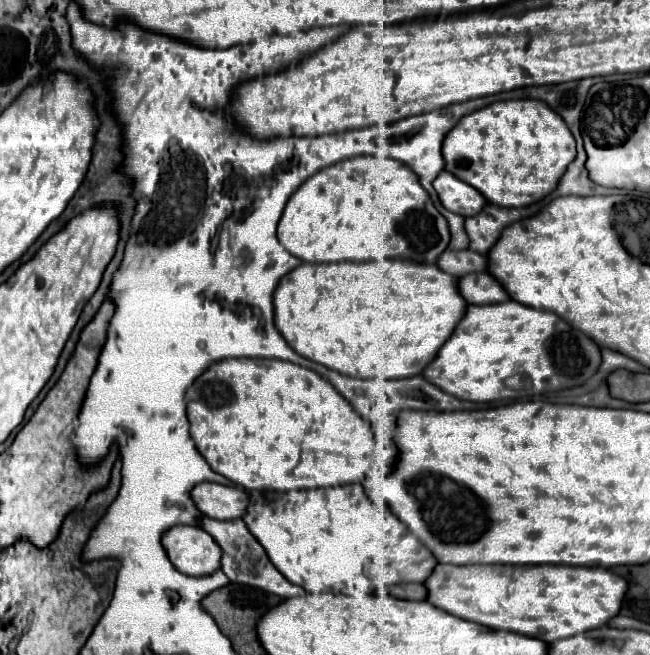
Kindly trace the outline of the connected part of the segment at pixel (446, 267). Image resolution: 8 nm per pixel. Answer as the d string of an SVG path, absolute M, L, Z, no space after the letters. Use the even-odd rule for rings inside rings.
M465 248L465 250L445 250L439 256L437 266L443 272L455 276L455 278L461 278L469 272L487 272L485 256L479 256L477 252L471 252L469 248Z

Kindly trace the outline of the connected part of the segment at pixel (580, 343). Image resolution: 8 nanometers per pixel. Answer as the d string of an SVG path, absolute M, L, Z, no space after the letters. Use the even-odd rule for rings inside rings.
M515 300L499 302L499 304L483 304L483 306L467 306L463 320L455 326L449 340L439 348L437 356L423 370L423 378L443 392L457 396L461 400L471 402L497 402L497 400L519 400L525 396L557 392L563 388L573 388L589 380L601 364L599 346L587 338L579 330L571 330L557 314L523 306ZM509 376L521 376L523 386L519 390L511 390L505 386Z

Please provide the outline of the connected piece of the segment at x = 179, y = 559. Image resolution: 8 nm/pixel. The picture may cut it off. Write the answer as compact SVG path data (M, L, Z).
M177 524L163 534L161 544L171 564L183 574L203 576L219 570L221 550L199 526Z

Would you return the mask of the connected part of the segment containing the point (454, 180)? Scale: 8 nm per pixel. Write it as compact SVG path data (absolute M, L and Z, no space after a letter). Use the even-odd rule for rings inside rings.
M443 170L435 178L433 188L437 190L441 204L447 210L461 216L475 216L475 212L481 212L481 208L487 204L487 200L479 190L471 188L469 184L465 184L447 170Z

